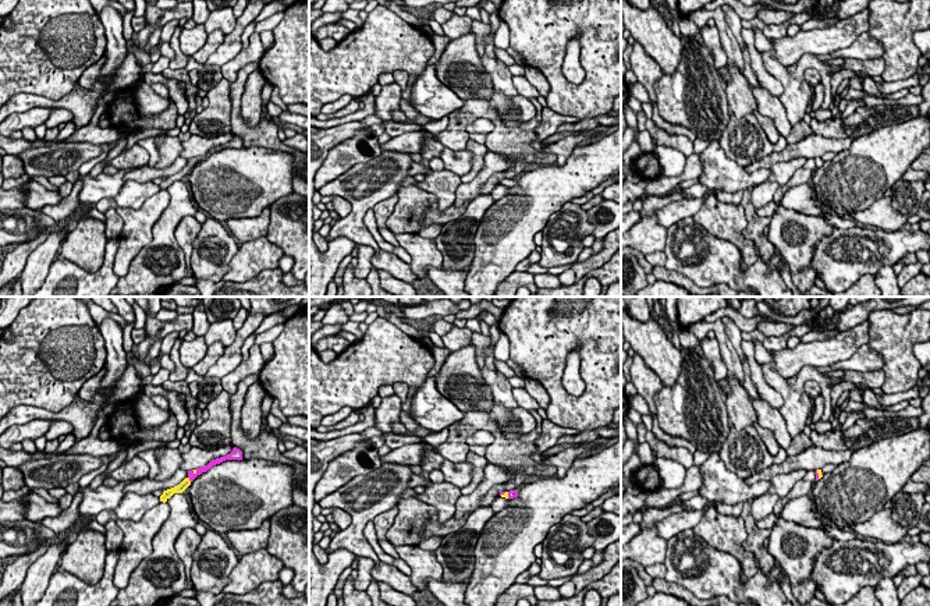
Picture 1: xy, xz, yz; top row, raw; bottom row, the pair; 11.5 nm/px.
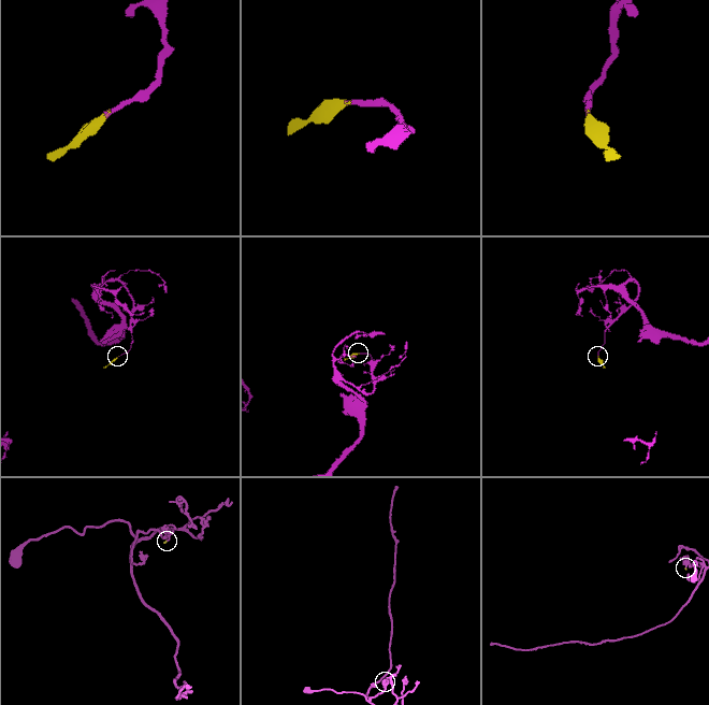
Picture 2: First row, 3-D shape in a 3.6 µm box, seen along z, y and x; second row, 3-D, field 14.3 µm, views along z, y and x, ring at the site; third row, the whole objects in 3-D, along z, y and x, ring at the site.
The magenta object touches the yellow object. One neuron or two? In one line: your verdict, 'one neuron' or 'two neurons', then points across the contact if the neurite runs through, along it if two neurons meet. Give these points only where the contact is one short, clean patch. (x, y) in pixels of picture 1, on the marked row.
one neuron; way xy (191, 475), (190, 479), (180, 488)

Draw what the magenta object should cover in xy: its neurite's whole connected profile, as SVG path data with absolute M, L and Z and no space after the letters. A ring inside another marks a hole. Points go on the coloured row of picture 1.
M234 447L230 454L212 460L207 465L205 465L202 468L188 471L188 476L180 485L163 492L163 495L160 496L160 502L166 503L174 493L182 493L198 475L200 475L202 472L206 472L213 465L220 464L226 460L242 460L242 451L237 447Z

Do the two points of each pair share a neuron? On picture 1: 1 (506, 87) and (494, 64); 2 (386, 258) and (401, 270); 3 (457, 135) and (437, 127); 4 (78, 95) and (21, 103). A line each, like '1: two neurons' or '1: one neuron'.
1: one neuron
2: one neuron
3: two neurons
4: one neuron

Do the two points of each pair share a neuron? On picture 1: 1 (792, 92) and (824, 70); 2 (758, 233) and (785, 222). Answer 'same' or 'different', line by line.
1: same
2: different

